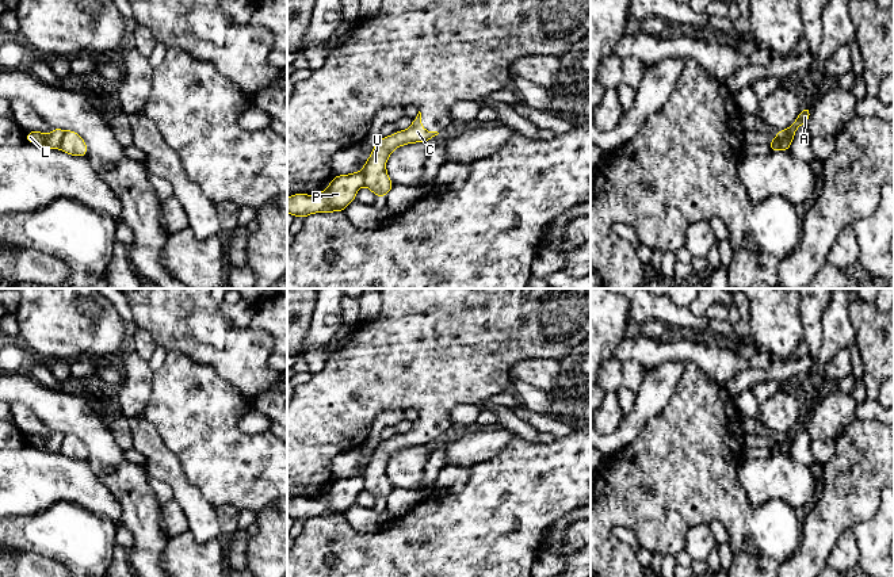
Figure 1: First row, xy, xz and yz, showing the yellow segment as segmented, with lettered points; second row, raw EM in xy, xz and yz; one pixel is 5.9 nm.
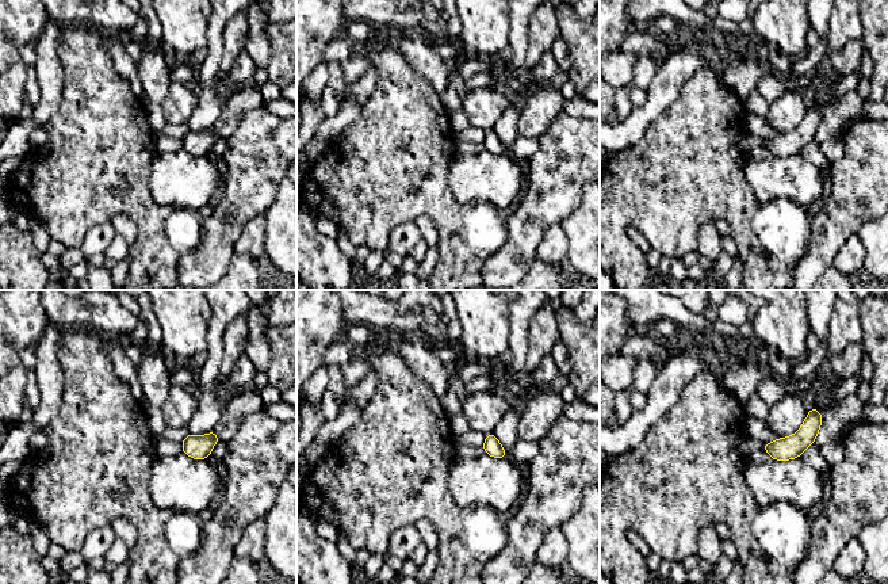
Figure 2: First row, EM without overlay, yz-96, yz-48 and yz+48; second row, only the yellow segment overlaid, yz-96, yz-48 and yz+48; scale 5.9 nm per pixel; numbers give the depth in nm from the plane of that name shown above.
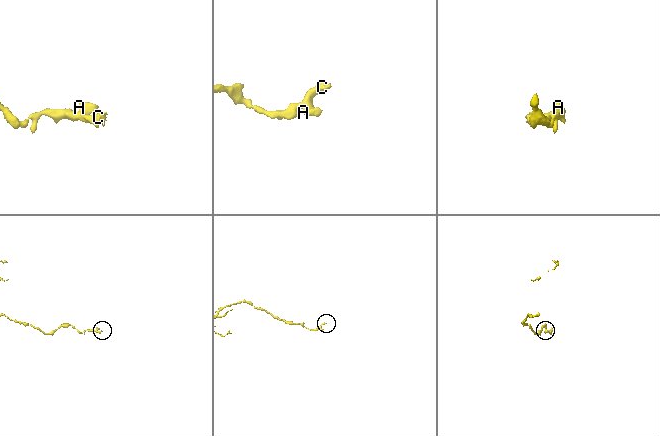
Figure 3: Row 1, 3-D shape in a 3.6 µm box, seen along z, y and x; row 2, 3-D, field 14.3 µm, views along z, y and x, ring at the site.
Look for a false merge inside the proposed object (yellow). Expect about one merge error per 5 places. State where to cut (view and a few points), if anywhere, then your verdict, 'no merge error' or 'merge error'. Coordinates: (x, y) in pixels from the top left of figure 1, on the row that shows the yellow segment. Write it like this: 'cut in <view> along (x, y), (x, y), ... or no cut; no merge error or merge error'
cut in xy along (64, 130), (58, 148); merge error

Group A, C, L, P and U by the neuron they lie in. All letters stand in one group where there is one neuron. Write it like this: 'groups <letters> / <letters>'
groups A C U / L P

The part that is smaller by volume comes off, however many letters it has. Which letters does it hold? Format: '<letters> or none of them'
A, C, U

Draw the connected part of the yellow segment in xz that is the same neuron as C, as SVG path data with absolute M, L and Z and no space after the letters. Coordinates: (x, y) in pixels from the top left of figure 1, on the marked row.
M419 111L409 129L400 130L389 137L381 138L375 144L368 160L362 169L366 179L364 186L374 192L375 198L386 196L394 186L386 172L386 160L390 157L391 152L406 144L427 144L438 134L438 131L427 131L421 126L421 112Z

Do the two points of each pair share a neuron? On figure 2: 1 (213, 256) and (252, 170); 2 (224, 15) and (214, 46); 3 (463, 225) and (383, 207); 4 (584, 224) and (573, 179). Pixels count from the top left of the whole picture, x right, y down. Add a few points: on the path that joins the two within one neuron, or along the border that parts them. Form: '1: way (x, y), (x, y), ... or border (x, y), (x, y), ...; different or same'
1: way (225, 235), (237, 221), (238, 205), (249, 191); same
2: way (217, 23), (215, 38); same
3: way (443, 210), (439, 206), (404, 206); same
4: border (585, 183), (581, 203), (561, 221); different

